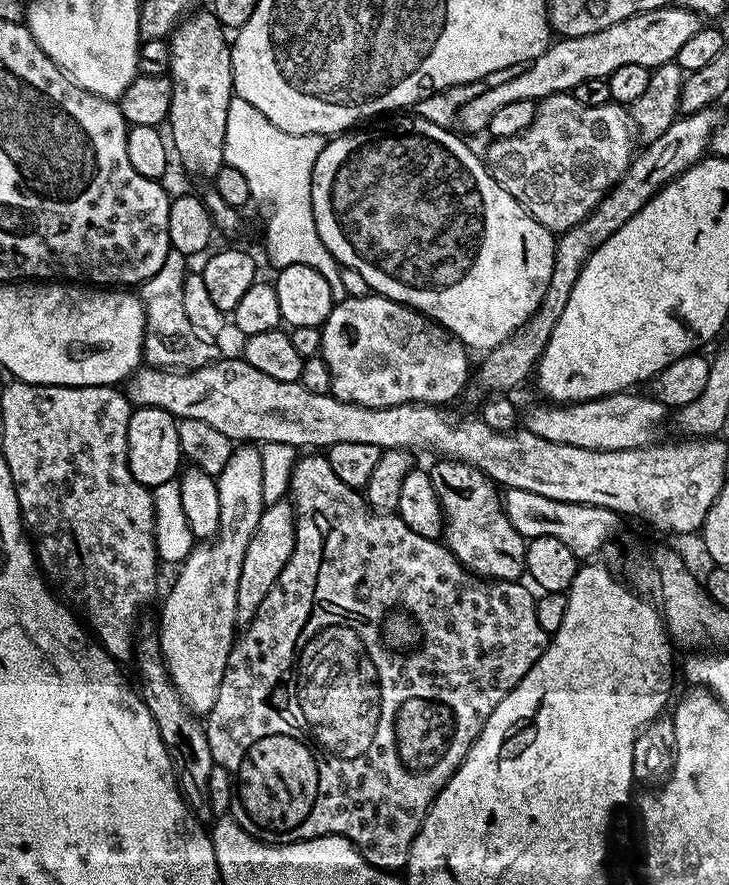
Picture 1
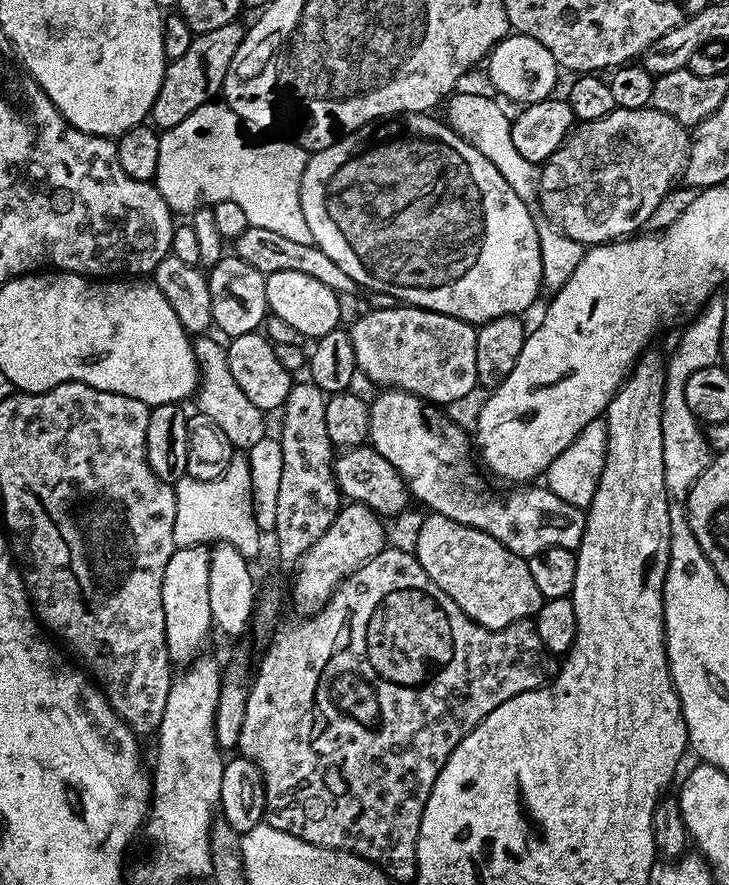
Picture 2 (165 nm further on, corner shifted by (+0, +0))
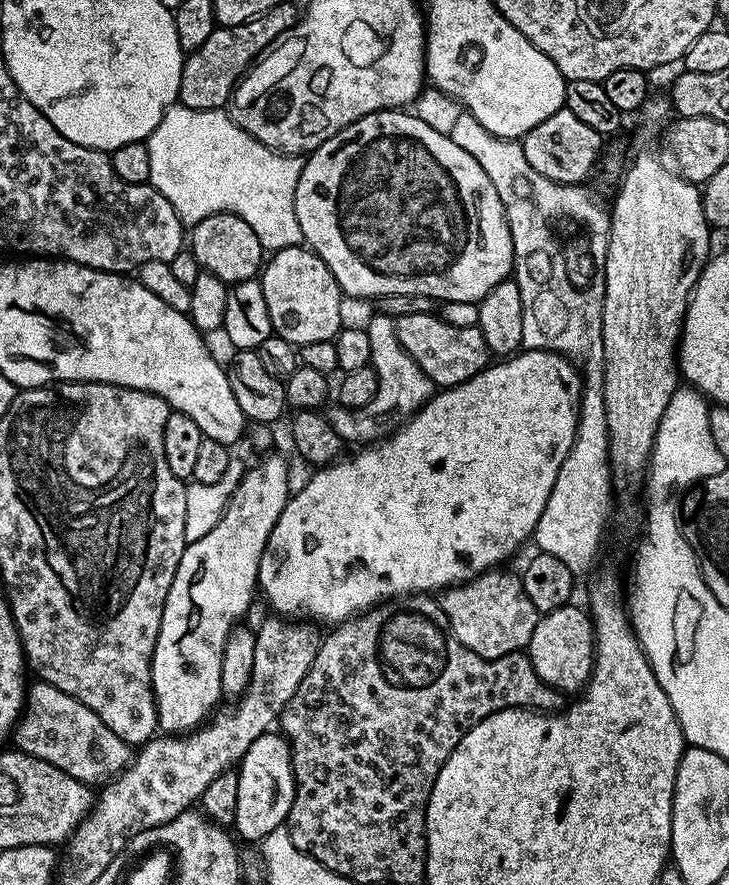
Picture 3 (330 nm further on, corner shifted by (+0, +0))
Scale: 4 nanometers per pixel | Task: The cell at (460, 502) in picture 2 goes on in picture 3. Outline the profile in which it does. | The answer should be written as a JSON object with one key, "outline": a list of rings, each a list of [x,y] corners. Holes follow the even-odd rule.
{"outline":[[[372,314],[366,323],[366,331],[370,338],[370,354],[372,355],[371,368],[376,371],[378,378],[378,390],[370,402],[361,408],[341,408],[333,406],[326,412],[330,426],[341,438],[348,440],[352,446],[367,446],[373,442],[379,442],[385,436],[395,433],[400,425],[411,420],[417,411],[424,407],[438,391],[438,385],[428,377],[426,370],[414,362],[410,354],[398,342],[398,330],[395,319],[389,316]]]}

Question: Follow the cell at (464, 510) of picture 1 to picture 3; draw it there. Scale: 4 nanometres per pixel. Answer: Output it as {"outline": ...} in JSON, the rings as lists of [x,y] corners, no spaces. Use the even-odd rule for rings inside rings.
{"outline":[[[489,570],[465,584],[455,585],[439,597],[447,631],[464,648],[474,650],[487,660],[497,660],[511,652],[527,649],[530,634],[541,613],[526,596],[524,581],[519,575],[504,570]]]}

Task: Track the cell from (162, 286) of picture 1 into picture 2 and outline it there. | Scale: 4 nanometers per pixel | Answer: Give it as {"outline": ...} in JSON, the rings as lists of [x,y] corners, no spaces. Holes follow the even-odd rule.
{"outline":[[[200,334],[196,340],[196,364],[200,367],[200,380],[198,376],[198,387],[194,392],[194,401],[198,407],[199,415],[210,418],[220,427],[222,434],[232,444],[233,449],[248,450],[257,445],[269,435],[266,414],[234,382],[234,374],[230,374],[230,362],[228,361],[228,350],[223,343],[211,340],[211,335]]]}

